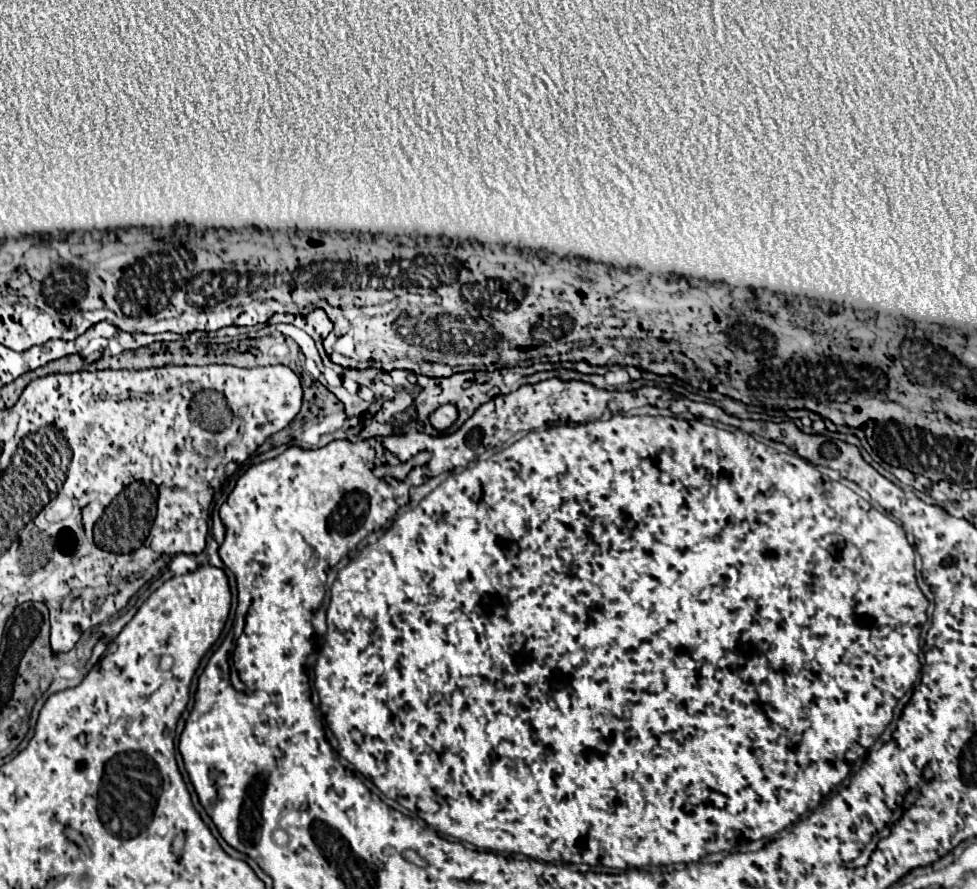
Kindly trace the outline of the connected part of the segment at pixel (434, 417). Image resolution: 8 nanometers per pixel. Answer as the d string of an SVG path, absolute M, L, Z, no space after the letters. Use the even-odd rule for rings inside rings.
M444 404L444 406L440 406L438 410L434 410L434 412L430 414L430 424L432 424L438 432L442 432L442 430L450 428L456 418L458 418L456 406L454 406L454 404Z

